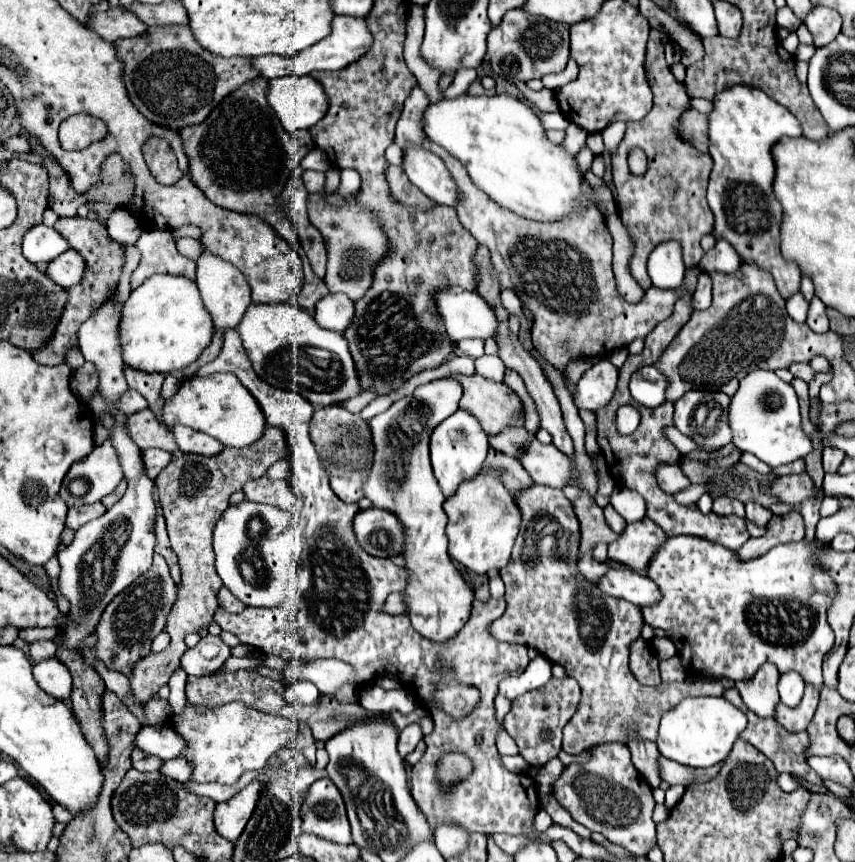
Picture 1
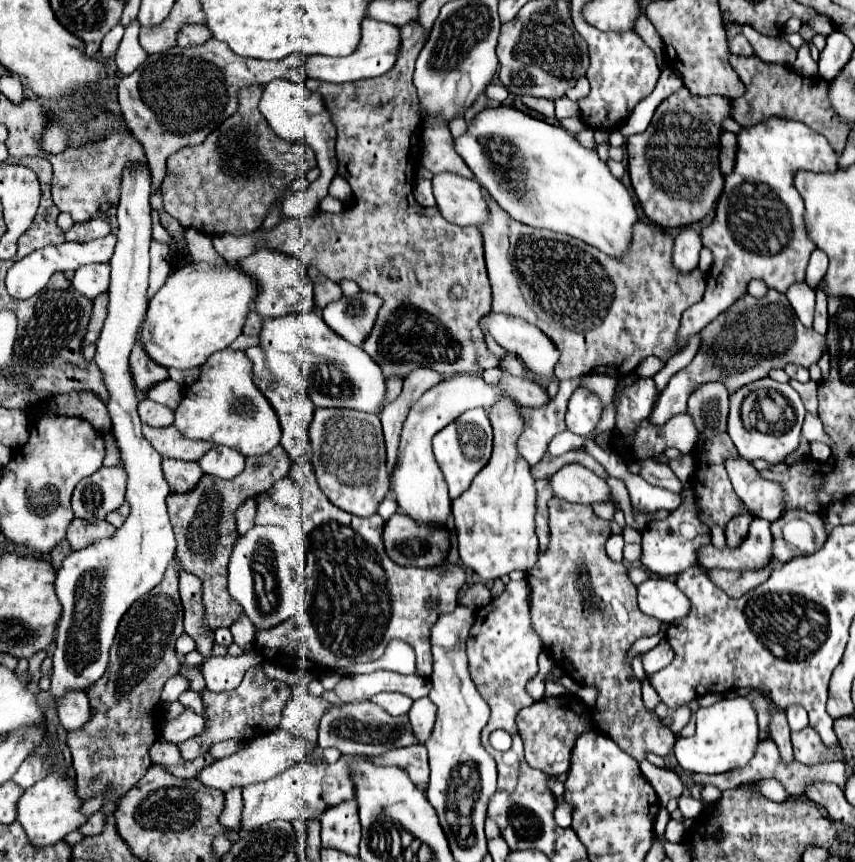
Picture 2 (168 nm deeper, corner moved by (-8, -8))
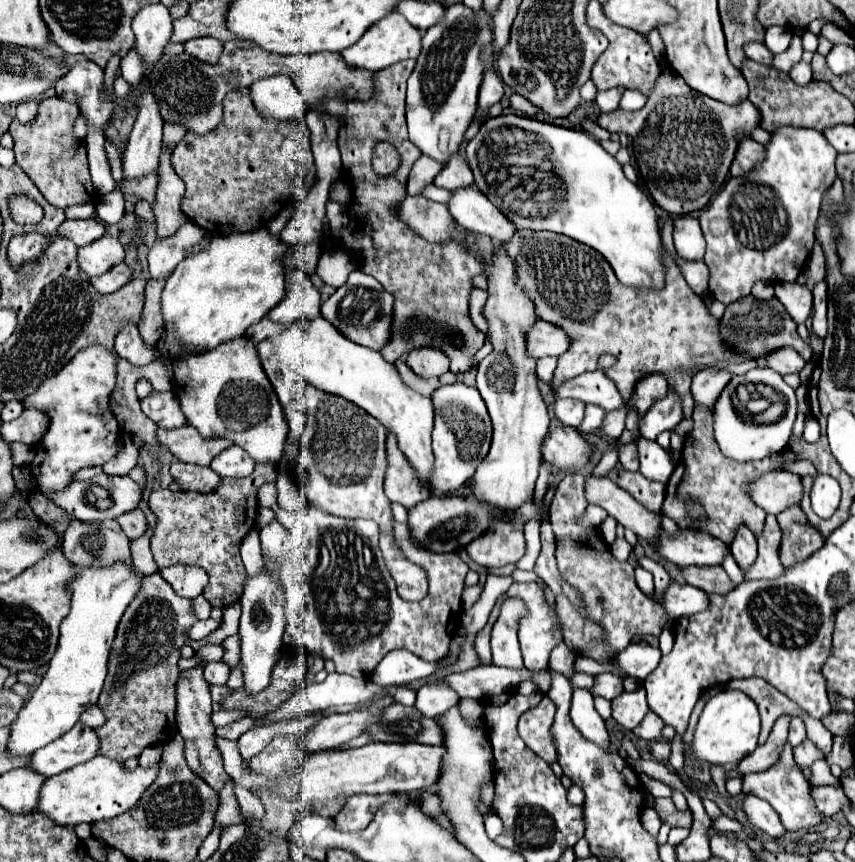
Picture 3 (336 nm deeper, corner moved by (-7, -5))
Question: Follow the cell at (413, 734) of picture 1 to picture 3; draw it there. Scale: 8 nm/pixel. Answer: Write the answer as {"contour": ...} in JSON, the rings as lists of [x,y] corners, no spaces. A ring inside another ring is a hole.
{"contour":[[[432,682],[418,690],[416,708],[426,714],[426,718],[438,718],[458,704],[458,694],[446,682]]]}

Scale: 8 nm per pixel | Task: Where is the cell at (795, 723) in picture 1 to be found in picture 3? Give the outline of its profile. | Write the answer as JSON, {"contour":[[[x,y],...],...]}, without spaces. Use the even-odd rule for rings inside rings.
{"contour":[[[804,740],[800,748],[794,748],[794,760],[799,766],[811,766],[820,758],[824,758],[824,754],[810,740]]]}

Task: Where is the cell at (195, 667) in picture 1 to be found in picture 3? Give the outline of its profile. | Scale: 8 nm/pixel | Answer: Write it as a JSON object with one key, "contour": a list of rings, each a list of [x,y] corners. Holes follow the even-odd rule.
{"contour":[[[208,662],[204,666],[204,680],[208,684],[226,684],[230,676],[230,668],[226,668],[226,664],[222,662]]]}

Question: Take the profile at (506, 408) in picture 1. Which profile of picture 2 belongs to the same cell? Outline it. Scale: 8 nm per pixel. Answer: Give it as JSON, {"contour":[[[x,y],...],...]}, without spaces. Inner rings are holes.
{"contour":[[[575,377],[559,383],[559,393],[543,407],[519,407],[519,415],[525,419],[523,433],[517,439],[517,451],[527,463],[537,463],[547,451],[547,443],[553,435],[565,431],[565,411],[571,393],[581,385],[583,377]]]}

